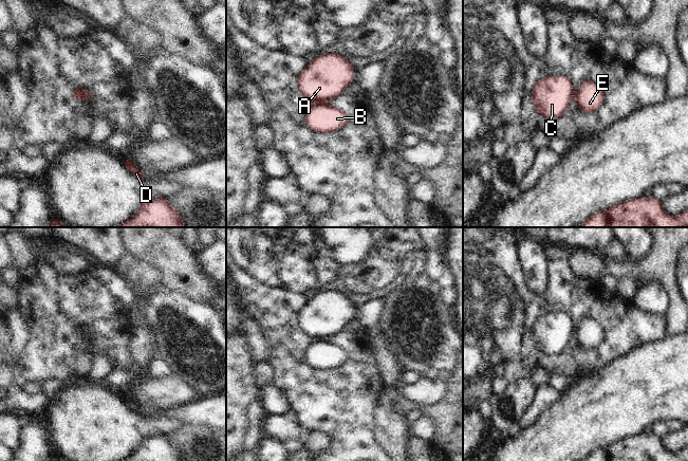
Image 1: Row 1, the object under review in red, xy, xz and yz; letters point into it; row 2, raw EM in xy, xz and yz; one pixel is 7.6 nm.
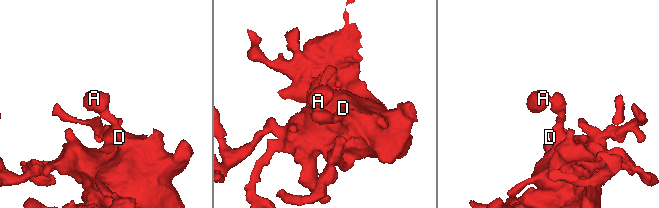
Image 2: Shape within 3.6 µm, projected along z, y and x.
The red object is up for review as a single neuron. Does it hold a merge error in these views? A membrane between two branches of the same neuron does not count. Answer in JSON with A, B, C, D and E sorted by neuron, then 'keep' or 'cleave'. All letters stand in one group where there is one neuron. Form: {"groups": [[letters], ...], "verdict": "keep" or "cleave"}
{"groups": [["A", "C"], ["B", "D", "E"]], "verdict": "cleave"}

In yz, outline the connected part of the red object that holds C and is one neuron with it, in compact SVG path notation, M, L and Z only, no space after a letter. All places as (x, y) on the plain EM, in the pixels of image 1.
M548 313L538 317L532 329L537 350L547 355L558 355L575 335L575 326L566 313Z

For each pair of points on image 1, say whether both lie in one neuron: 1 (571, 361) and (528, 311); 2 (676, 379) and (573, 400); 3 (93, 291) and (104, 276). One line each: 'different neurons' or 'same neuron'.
1: same neuron
2: same neuron
3: different neurons

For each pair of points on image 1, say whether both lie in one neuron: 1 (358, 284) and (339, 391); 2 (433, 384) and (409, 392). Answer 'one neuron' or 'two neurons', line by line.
1: two neurons
2: one neuron

